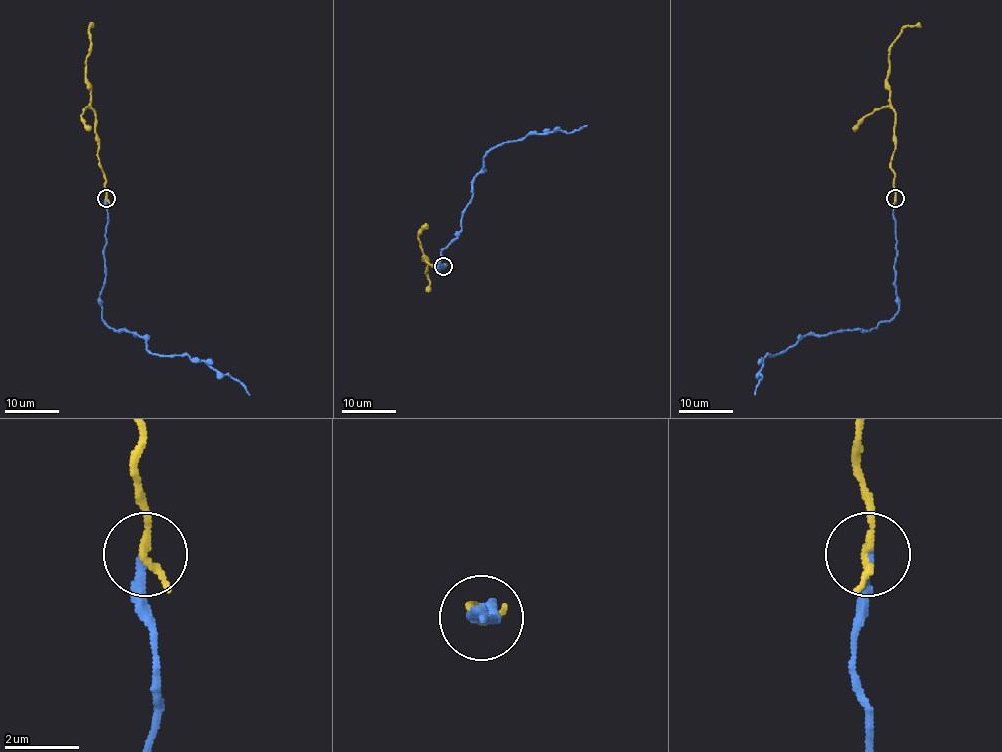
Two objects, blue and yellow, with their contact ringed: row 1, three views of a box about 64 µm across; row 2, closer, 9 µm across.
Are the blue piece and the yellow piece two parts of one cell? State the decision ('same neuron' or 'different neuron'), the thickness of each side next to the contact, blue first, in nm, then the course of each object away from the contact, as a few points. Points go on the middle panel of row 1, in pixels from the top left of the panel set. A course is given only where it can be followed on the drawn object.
same neuron; calibres 240 and 240 nm; course blue (443, 266), (437, 268), (441, 251), (459, 231), (462, 211), (488, 151), (528, 134), (573, 133), (586, 126); course yellow (443, 266), (437, 262), (432, 266), (423, 258), (427, 262), (430, 285), (427, 291)

